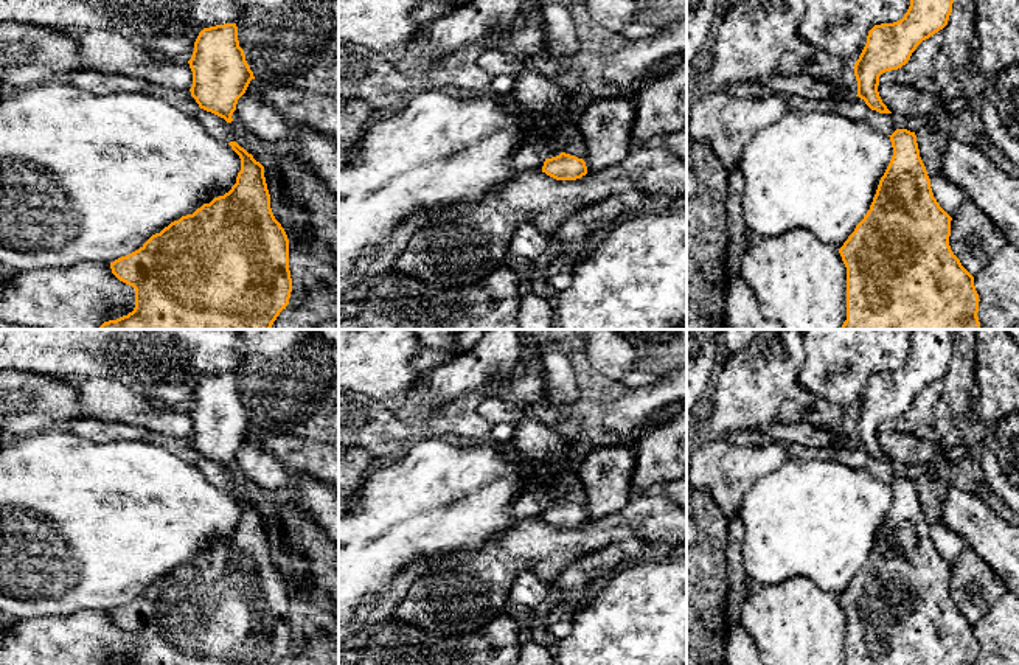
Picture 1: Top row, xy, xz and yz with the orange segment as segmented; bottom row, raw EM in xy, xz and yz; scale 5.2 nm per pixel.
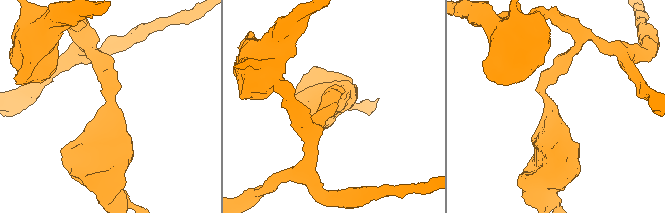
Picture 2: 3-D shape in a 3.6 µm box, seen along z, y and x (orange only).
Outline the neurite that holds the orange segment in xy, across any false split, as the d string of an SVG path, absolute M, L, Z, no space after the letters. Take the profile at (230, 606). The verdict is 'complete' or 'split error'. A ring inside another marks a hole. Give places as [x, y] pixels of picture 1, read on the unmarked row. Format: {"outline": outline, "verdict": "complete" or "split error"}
{"outline": "M236 489L228 493L241 507L231 538L171 570L138 598L110 611L112 621L135 637L135 656L123 665L278 665L289 653L289 587L272 561L264 514Z", "verdict": "complete"}

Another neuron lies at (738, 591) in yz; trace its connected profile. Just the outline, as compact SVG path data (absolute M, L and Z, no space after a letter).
M739 511L727 522L727 572L729 572L729 604L727 620L729 626L741 621L741 606L747 598L747 575L743 564L743 538L746 528Z

